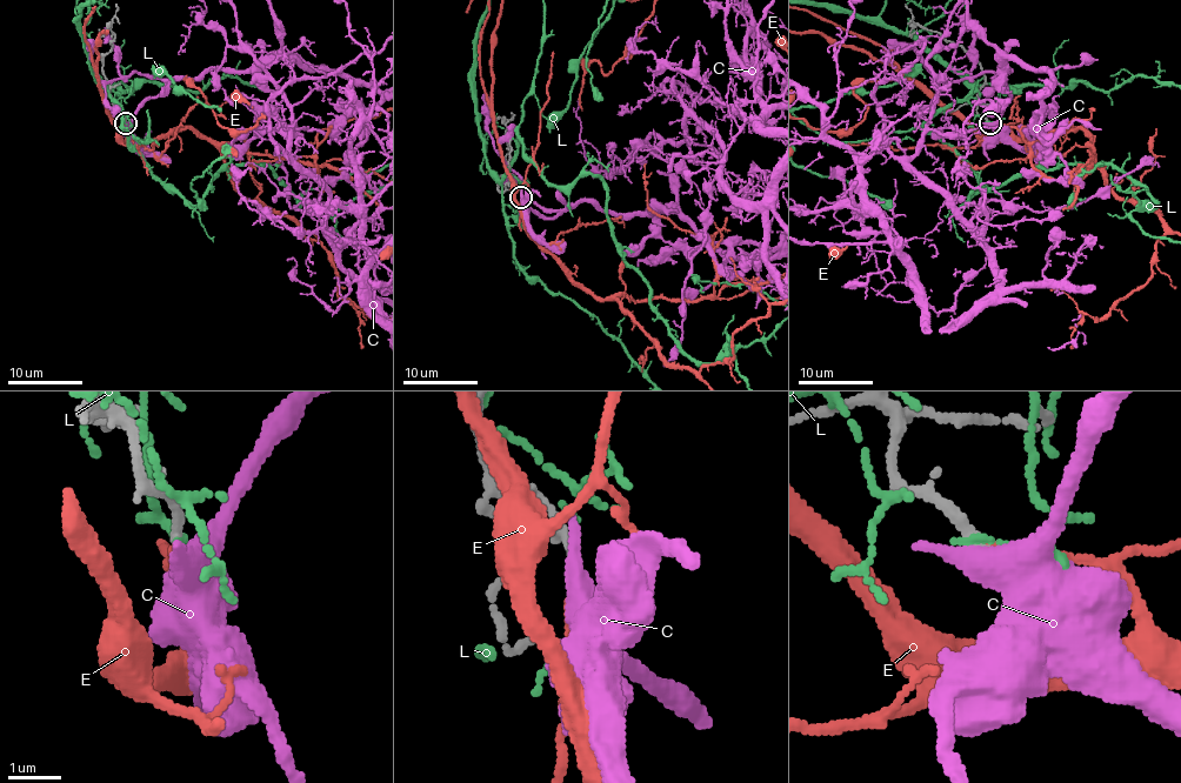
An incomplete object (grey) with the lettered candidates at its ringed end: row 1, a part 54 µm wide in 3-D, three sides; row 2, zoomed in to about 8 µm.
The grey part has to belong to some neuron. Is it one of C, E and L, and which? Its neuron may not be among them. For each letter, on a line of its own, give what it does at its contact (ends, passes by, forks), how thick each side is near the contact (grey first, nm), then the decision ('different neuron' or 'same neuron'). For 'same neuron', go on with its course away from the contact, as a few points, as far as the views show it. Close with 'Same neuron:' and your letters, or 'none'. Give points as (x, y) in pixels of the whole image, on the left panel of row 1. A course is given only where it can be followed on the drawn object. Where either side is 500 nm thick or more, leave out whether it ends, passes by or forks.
C: calibres 200 and 600 nm; different neuron
E: it ends; calibres 190 and 200 nm; same neuron
L: it ends; calibres 220 and 120 nm; different neuron
Same neuron: E

